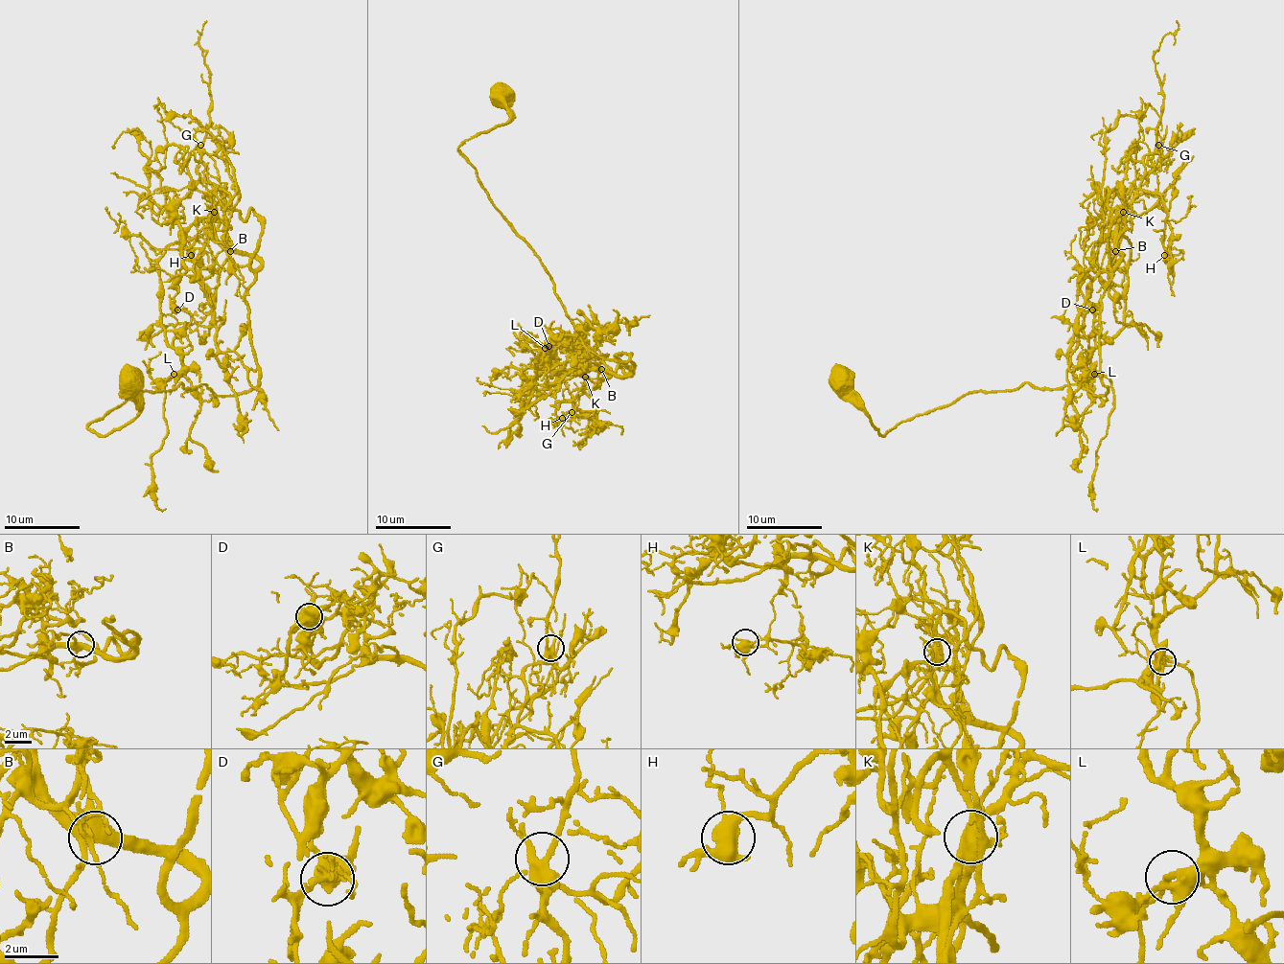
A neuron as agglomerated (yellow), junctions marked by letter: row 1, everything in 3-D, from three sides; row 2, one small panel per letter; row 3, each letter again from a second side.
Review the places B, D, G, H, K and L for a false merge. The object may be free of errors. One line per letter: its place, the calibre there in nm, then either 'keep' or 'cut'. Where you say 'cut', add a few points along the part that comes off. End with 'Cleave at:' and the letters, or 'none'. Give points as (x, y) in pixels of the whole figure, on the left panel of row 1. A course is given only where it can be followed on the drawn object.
B: (230, 251) | 440 nm | keep
D: (177, 309) | 440 nm | keep
G: (200, 145) | 400 nm | keep
H: (191, 255) | 440 nm | keep
K: (214, 212) | 440 nm | keep
L: (174, 374) | 420 nm | keep
Cleave at: none

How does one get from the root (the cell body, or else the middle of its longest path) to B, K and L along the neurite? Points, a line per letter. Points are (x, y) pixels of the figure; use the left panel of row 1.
B: (259, 379), (245, 288), (253, 281), (255, 269), (261, 264), (251, 257), (230, 251)
K: (259, 379), (245, 288), (261, 264), (251, 257), (230, 251), (218, 238), (212, 220), (214, 211)
L: (259, 379), (257, 385), (247, 391), (204, 401), (183, 376), (174, 374)

